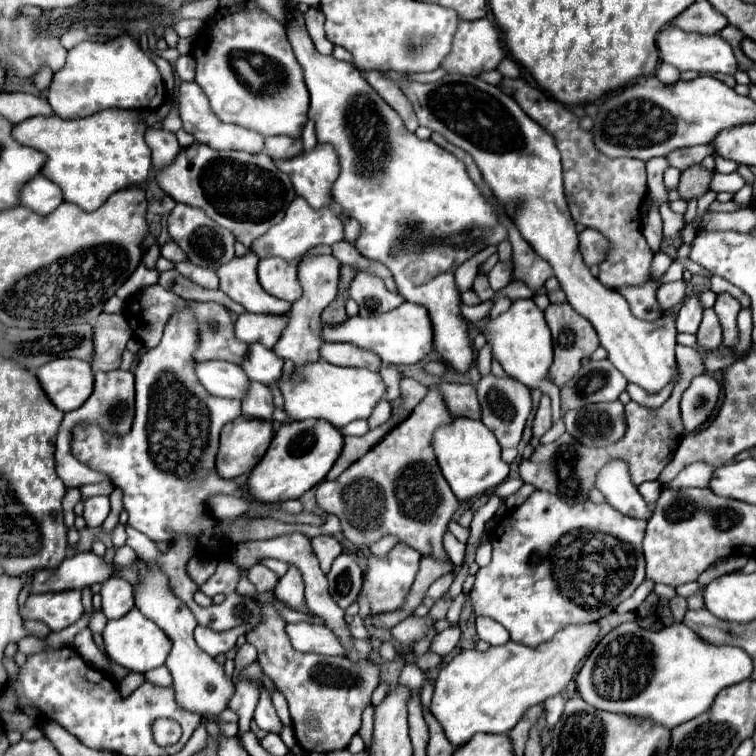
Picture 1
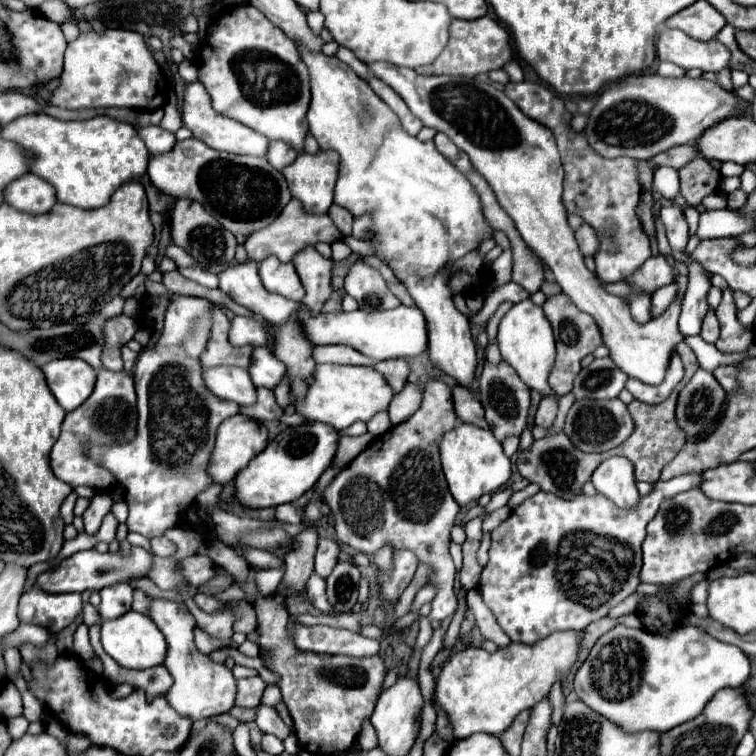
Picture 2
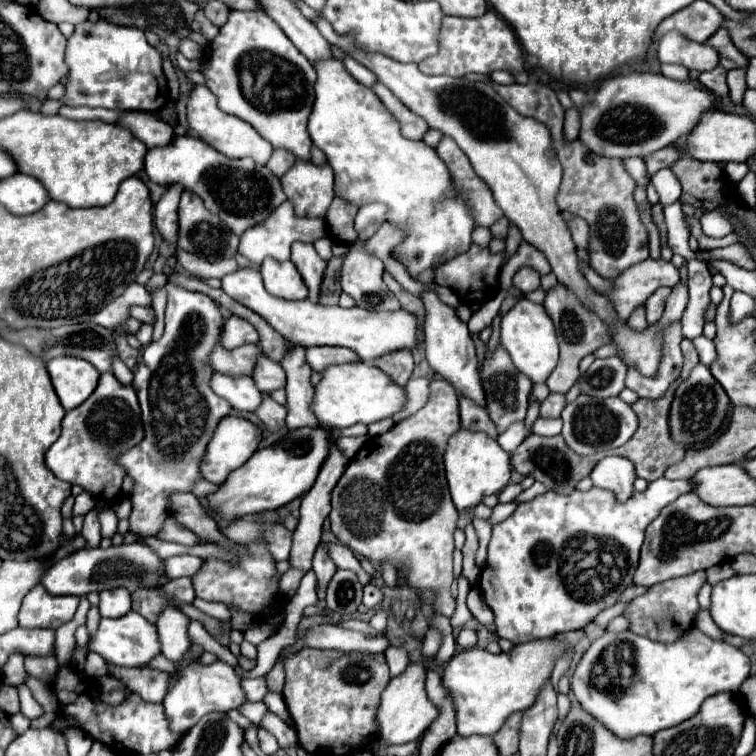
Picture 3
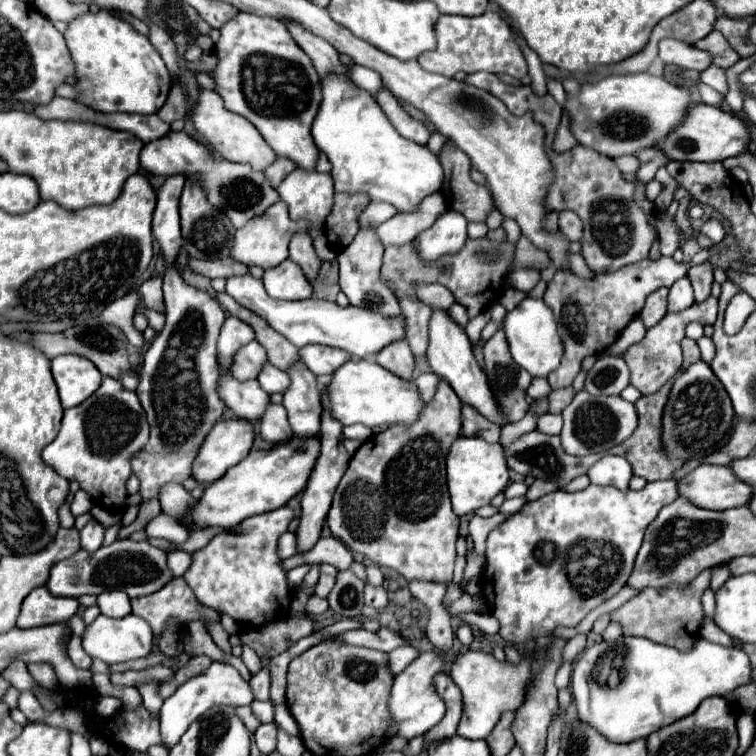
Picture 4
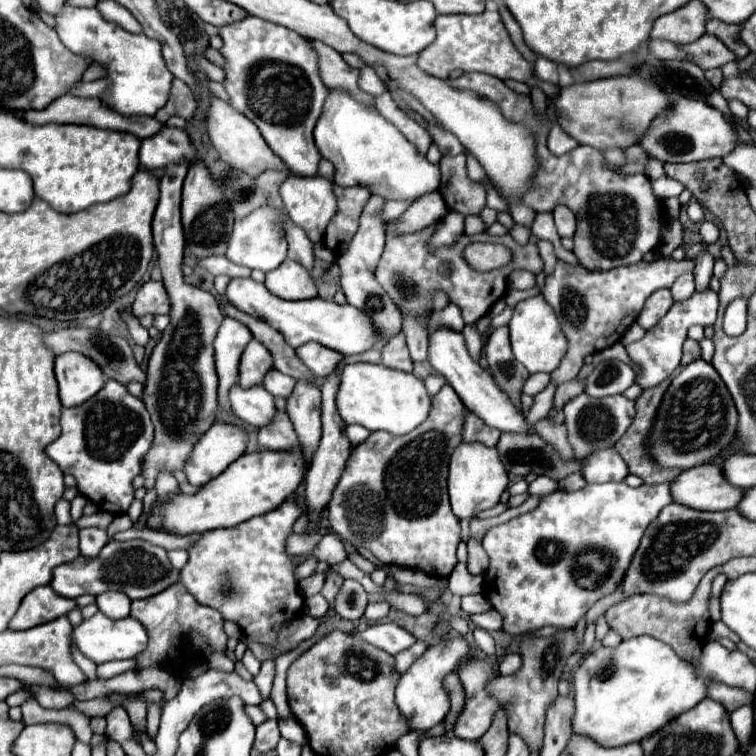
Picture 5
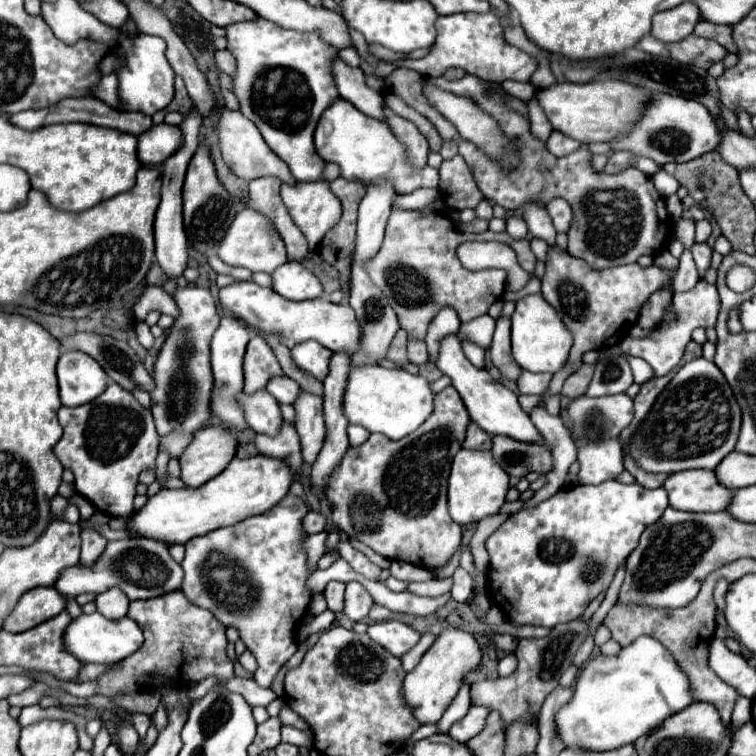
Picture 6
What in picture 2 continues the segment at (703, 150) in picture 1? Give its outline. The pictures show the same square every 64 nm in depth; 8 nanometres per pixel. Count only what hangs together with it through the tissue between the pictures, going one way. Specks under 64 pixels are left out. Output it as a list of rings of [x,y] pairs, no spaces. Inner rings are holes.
[[[674,146],[668,152],[662,152],[658,156],[654,156],[652,160],[660,166],[672,166],[672,168],[684,168],[688,162],[692,162],[692,158],[696,158],[698,152],[694,146]]]

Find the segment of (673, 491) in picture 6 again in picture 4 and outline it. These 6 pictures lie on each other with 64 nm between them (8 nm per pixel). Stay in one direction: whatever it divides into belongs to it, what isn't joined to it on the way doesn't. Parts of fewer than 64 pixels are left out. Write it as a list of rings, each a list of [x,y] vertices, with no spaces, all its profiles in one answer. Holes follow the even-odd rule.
[[[698,466],[678,482],[680,494],[700,508],[728,510],[746,506],[752,498],[752,486],[736,478],[730,466]]]

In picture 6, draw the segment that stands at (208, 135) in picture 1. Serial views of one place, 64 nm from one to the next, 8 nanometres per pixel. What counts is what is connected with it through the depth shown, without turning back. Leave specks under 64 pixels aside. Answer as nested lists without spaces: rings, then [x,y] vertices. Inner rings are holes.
[[[222,108],[220,116],[218,116],[218,124],[216,124],[216,136],[218,136],[218,148],[222,152],[224,162],[230,166],[230,170],[238,178],[254,180],[254,178],[260,178],[260,176],[276,176],[282,182],[288,182],[288,184],[294,182],[296,184],[296,180],[292,178],[288,166],[268,148],[268,144],[260,136],[256,124],[252,124],[242,112]]]

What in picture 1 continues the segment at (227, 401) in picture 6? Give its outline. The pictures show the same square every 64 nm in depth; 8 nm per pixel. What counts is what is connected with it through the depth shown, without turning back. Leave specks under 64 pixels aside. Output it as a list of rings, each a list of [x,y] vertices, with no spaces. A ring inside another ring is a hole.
[[[244,312],[236,320],[236,338],[246,344],[262,342],[266,348],[272,348],[280,338],[280,330],[284,330],[284,322],[288,322],[288,312],[280,316]]]

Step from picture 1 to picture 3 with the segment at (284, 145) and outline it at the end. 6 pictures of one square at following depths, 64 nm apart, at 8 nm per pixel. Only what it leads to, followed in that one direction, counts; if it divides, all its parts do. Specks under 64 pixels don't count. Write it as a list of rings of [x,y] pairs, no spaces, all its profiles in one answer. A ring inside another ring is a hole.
[[[274,150],[272,152],[272,158],[268,160],[268,168],[276,174],[276,176],[282,176],[292,164],[294,164],[294,156],[288,154],[288,150]]]

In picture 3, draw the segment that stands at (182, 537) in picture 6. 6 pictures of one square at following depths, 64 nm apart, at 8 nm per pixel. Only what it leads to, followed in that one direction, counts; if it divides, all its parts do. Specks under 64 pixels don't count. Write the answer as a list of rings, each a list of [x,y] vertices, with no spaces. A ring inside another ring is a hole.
[[[324,426],[300,428],[288,432],[288,450],[284,444],[274,444],[258,450],[246,464],[234,470],[228,480],[218,488],[218,492],[208,496],[210,508],[222,518],[240,518],[244,514],[256,514],[266,510],[278,510],[294,498],[302,496],[316,482],[316,474],[324,464],[332,444],[332,432]]]

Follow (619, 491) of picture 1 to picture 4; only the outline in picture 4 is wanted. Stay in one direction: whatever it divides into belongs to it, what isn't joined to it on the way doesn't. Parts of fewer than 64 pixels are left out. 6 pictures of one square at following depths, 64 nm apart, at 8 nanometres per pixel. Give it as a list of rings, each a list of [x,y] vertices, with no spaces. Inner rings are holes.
[[[604,456],[588,470],[588,476],[592,484],[616,486],[618,490],[628,490],[628,484],[632,478],[632,466],[626,458]]]

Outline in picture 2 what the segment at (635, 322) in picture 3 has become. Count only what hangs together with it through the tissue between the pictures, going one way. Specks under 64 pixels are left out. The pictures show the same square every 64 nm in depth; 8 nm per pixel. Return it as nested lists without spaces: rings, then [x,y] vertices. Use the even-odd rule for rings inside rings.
[[[628,282],[604,284],[604,288],[606,288],[610,294],[622,294],[622,296],[628,298],[628,302],[630,302],[630,312],[632,312],[632,318],[634,318],[636,322],[646,324],[648,320],[652,320],[652,314],[650,314],[650,294],[634,290]]]

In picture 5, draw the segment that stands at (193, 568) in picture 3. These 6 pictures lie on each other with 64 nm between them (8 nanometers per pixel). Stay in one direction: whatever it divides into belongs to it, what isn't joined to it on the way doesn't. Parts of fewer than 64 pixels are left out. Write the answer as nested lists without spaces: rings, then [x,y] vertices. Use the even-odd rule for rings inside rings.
[[[172,550],[172,552],[168,552],[168,558],[170,558],[172,566],[176,566],[176,570],[182,570],[184,564],[188,562],[188,552],[186,550]]]

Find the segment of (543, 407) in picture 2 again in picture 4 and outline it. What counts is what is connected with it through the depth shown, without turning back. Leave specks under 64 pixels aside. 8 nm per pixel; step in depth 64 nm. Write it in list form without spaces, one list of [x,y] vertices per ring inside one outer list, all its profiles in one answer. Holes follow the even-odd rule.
[[[562,388],[562,390],[552,390],[548,394],[548,412],[550,414],[560,414],[574,398],[572,388]]]

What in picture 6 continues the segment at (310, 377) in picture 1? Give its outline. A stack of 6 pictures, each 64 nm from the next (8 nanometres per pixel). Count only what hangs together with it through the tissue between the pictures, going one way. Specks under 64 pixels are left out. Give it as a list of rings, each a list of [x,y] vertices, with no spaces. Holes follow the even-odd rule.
[[[352,366],[344,390],[344,416],[350,424],[360,424],[368,432],[382,432],[392,440],[400,440],[414,432],[434,410],[434,394],[422,376],[414,376],[402,368]]]

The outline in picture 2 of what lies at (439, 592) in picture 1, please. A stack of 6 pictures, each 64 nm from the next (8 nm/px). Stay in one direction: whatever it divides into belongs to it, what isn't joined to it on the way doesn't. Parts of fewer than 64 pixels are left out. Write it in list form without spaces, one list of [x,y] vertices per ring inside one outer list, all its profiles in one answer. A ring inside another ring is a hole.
[[[424,586],[424,588],[418,592],[418,596],[416,596],[414,604],[412,604],[412,610],[418,610],[422,604],[432,602],[434,596],[436,596],[436,586]]]

